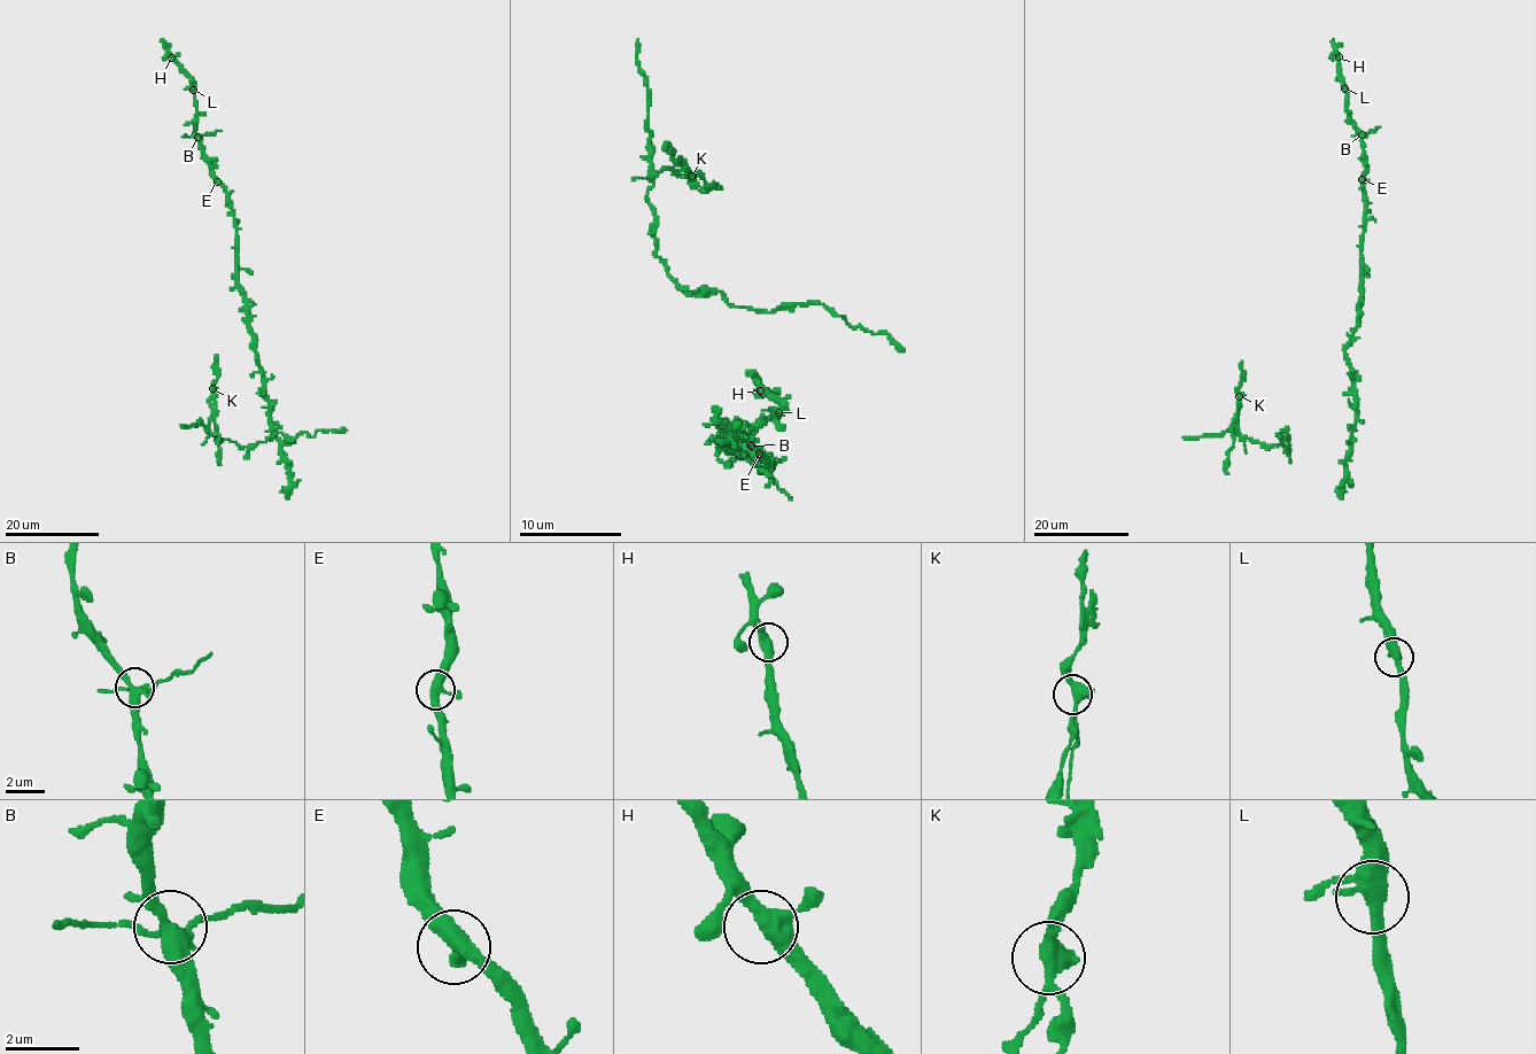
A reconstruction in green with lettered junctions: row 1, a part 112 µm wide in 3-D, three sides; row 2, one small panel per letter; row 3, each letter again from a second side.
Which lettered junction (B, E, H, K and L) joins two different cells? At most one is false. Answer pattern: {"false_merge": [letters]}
{"false_merge": ["K"]}

